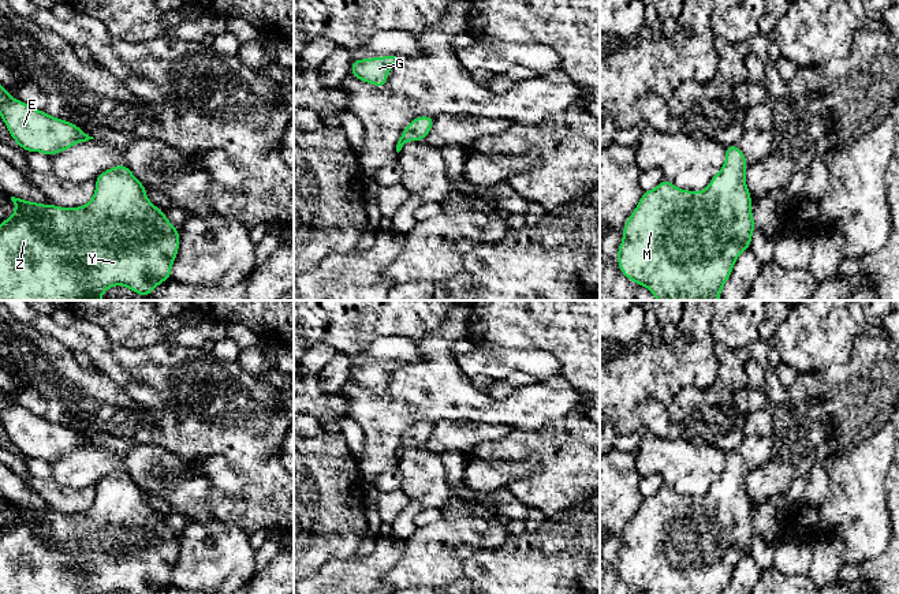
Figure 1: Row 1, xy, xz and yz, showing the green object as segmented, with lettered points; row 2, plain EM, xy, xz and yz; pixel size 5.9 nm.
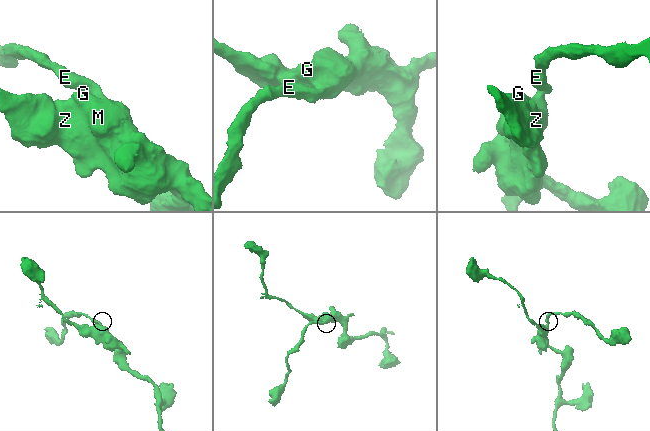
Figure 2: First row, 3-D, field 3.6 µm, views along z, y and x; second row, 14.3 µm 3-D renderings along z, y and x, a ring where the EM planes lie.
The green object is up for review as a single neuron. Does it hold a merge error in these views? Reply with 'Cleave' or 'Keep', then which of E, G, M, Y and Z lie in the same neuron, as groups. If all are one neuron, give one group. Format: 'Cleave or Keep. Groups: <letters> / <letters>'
Keep. Groups: E G M Y Z

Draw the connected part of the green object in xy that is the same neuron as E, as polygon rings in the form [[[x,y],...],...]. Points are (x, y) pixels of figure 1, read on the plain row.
[[[0,391],[0,422],[10,441],[25,457],[53,462],[79,448],[94,445],[74,429],[53,423],[29,410],[12,404]]]

